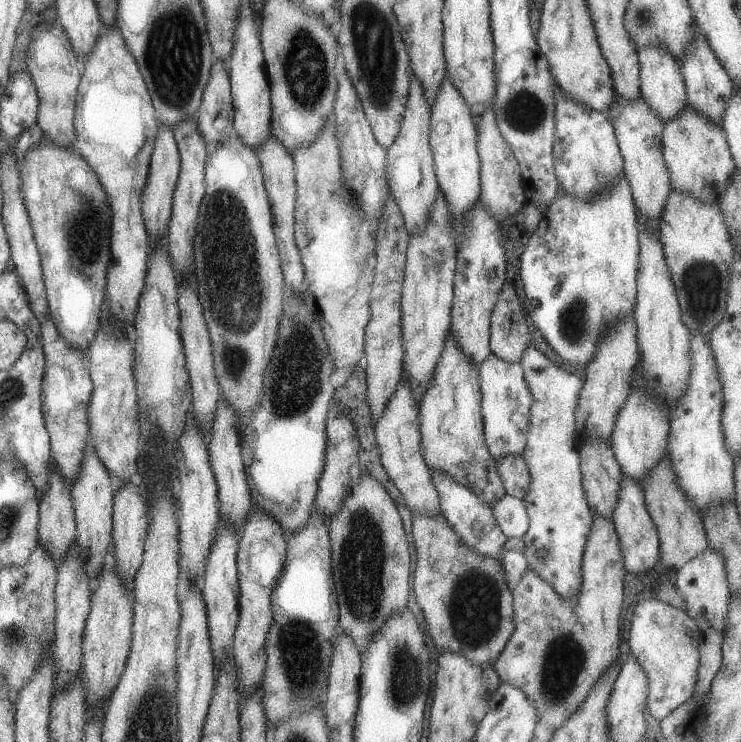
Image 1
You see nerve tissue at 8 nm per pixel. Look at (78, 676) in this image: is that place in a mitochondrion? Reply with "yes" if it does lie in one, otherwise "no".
no

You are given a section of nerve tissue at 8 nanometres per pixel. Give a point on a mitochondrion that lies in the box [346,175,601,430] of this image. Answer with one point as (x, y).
(574, 317)

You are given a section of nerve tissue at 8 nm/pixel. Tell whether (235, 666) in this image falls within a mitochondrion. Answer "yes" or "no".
no

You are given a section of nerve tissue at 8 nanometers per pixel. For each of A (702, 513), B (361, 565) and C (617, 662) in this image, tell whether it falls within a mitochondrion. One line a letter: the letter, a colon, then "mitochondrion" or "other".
A: other
B: mitochondrion
C: other

